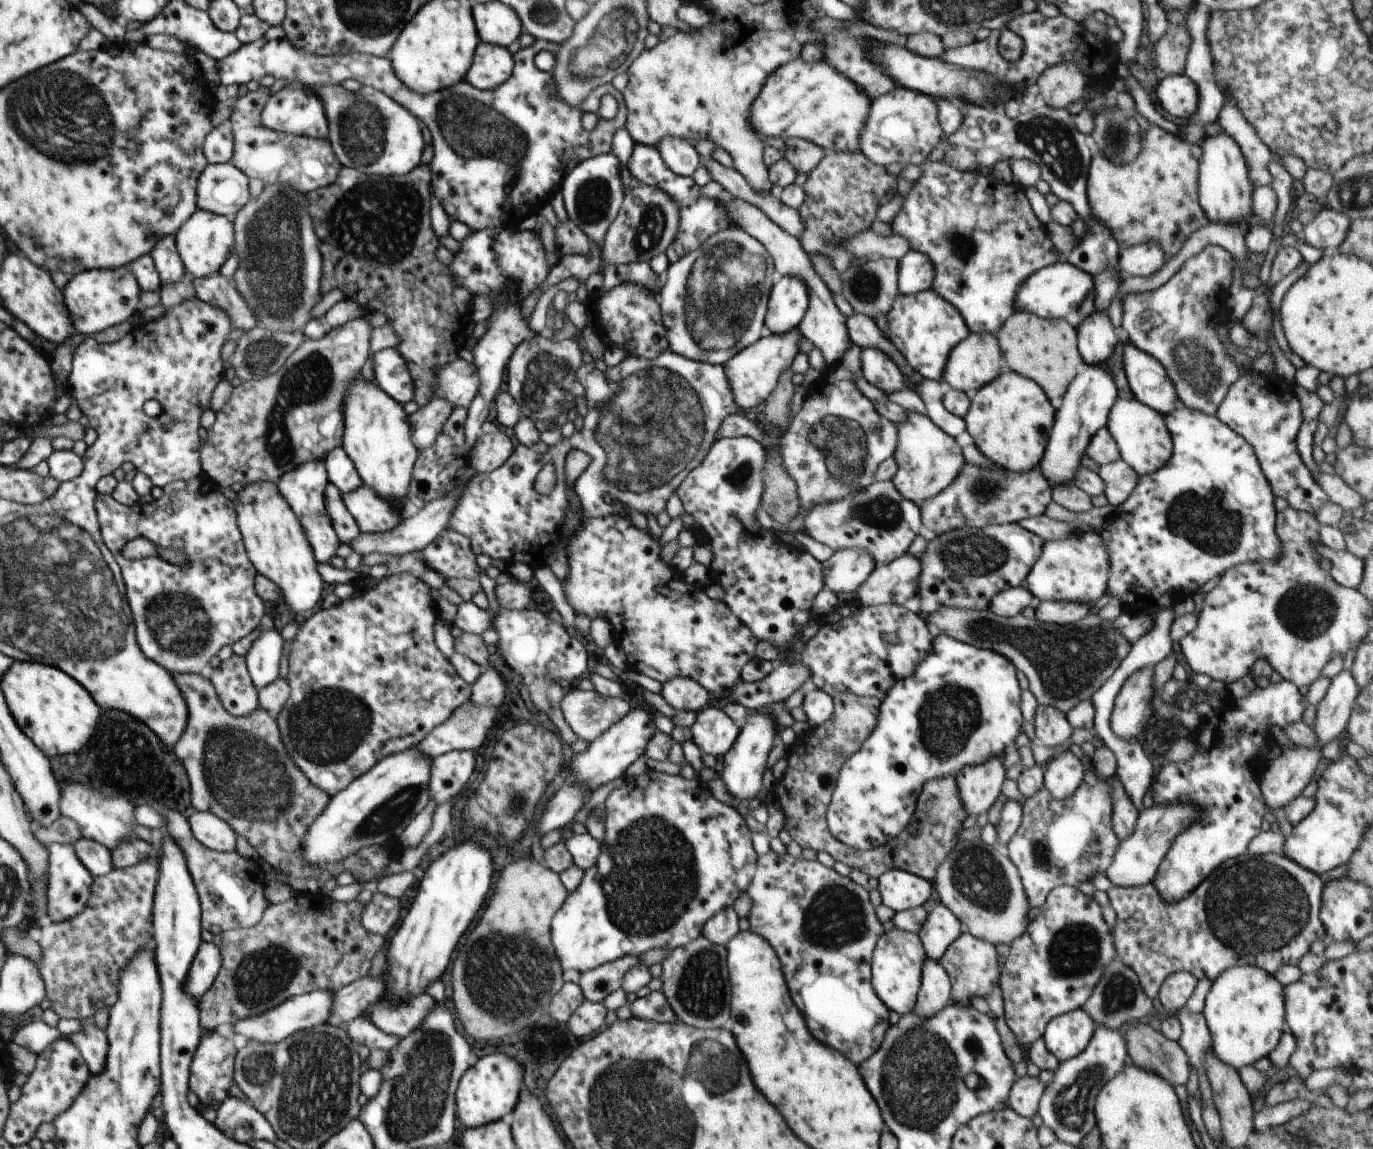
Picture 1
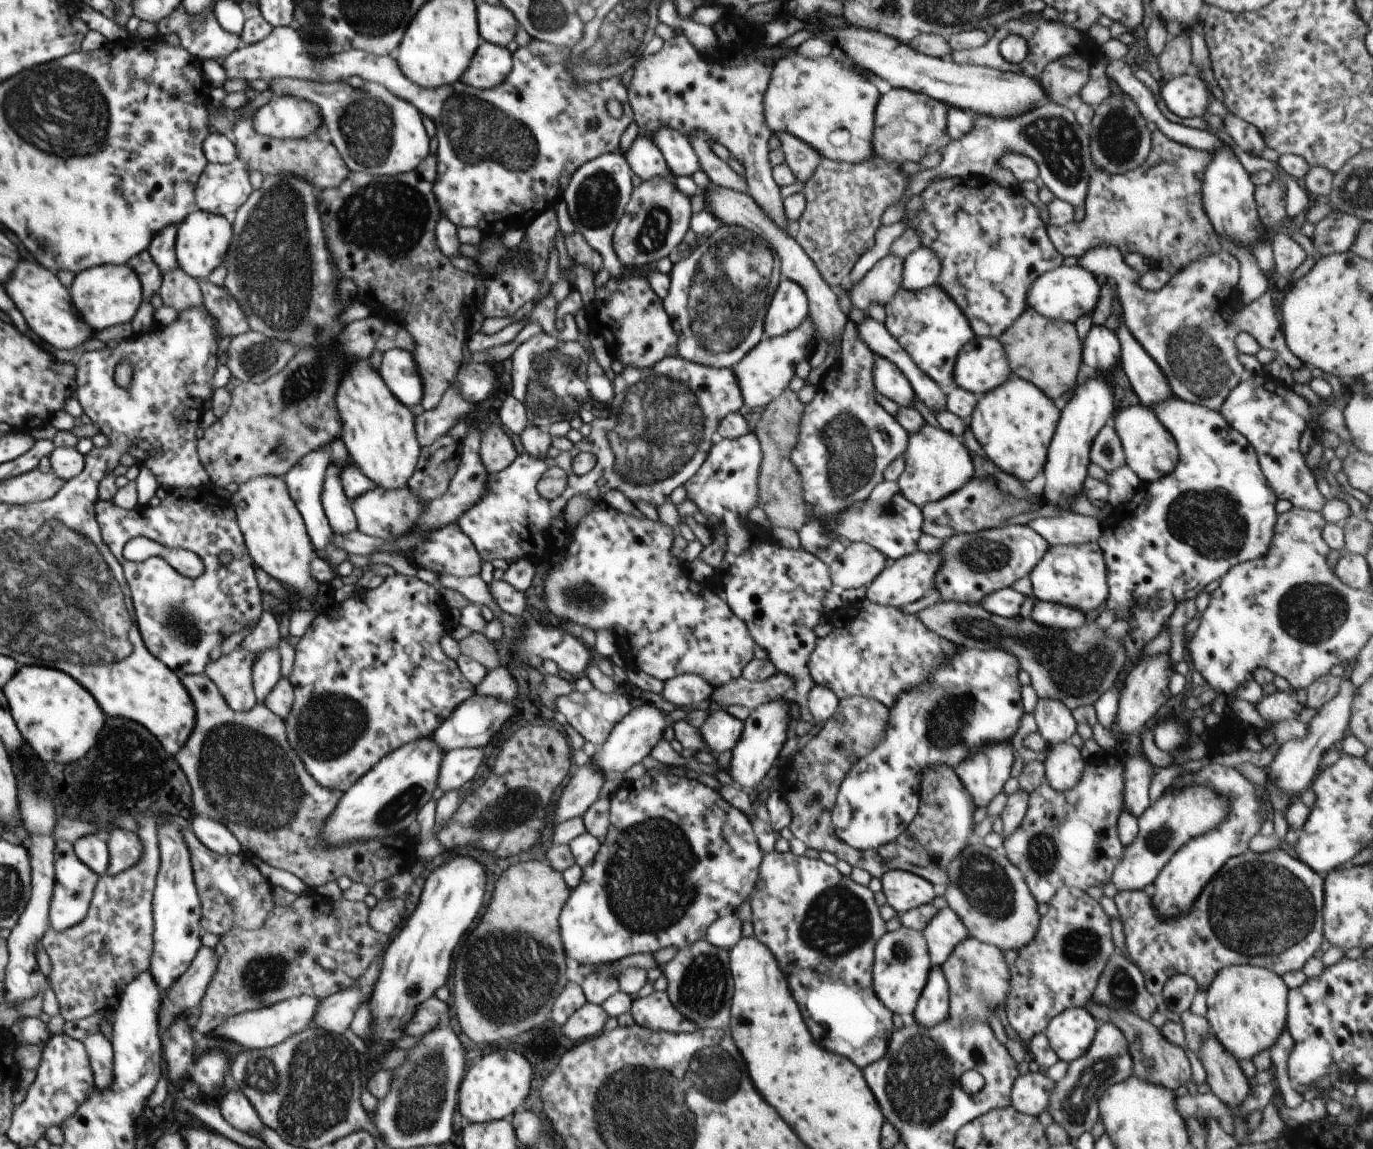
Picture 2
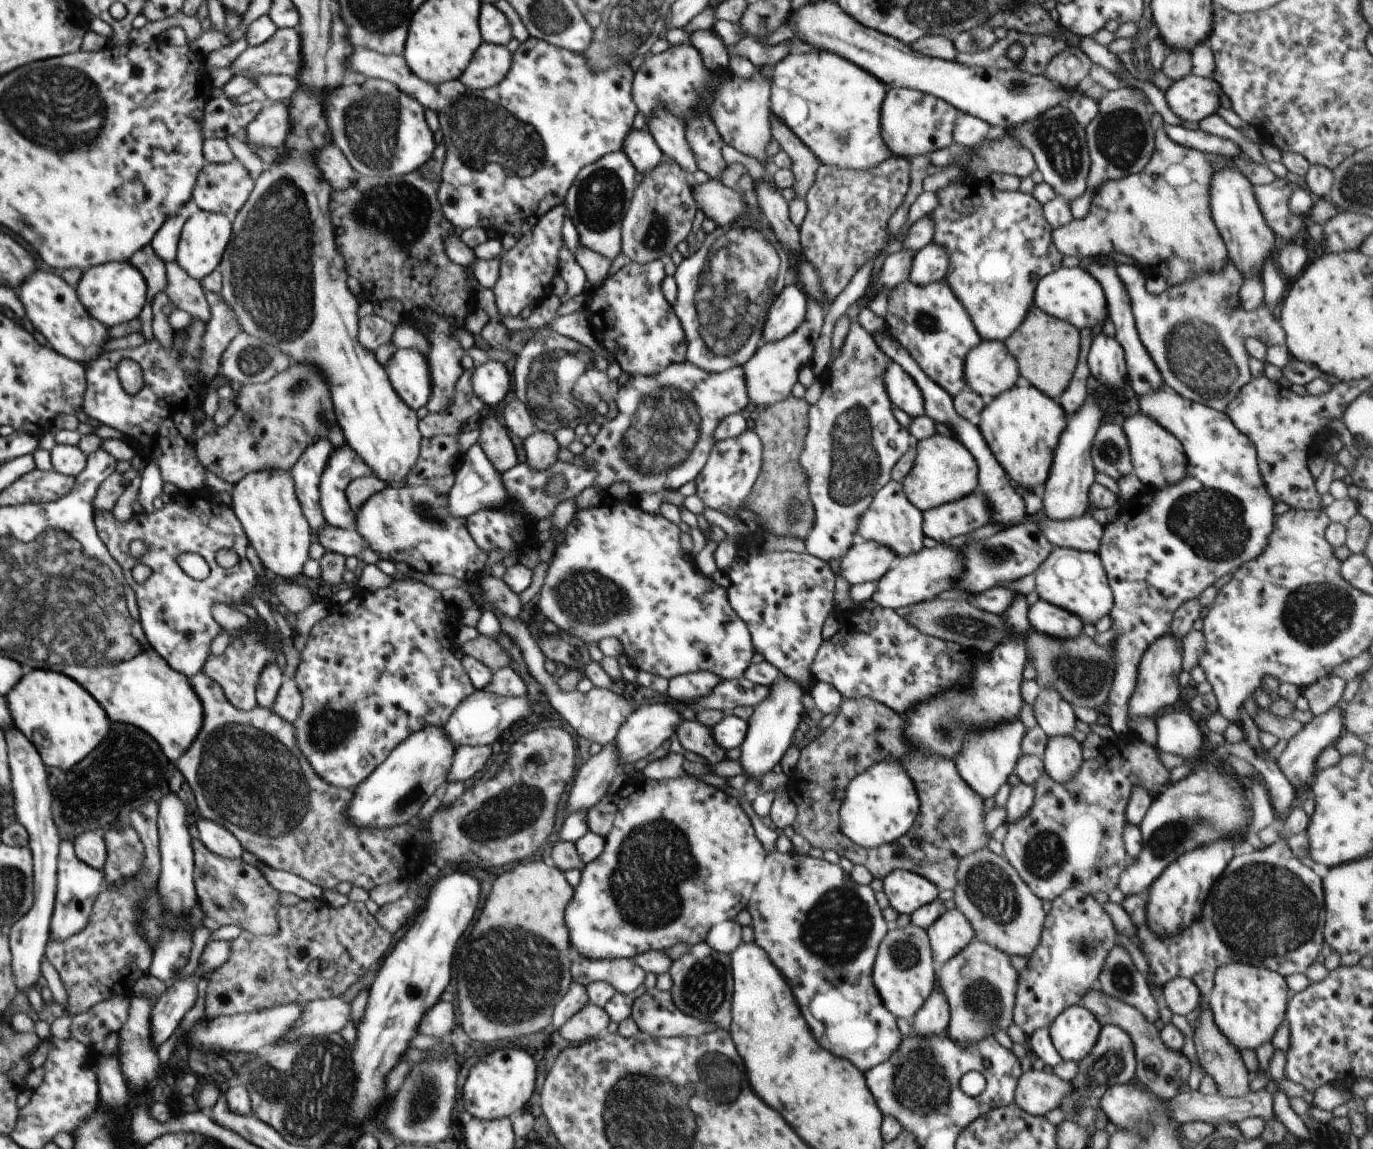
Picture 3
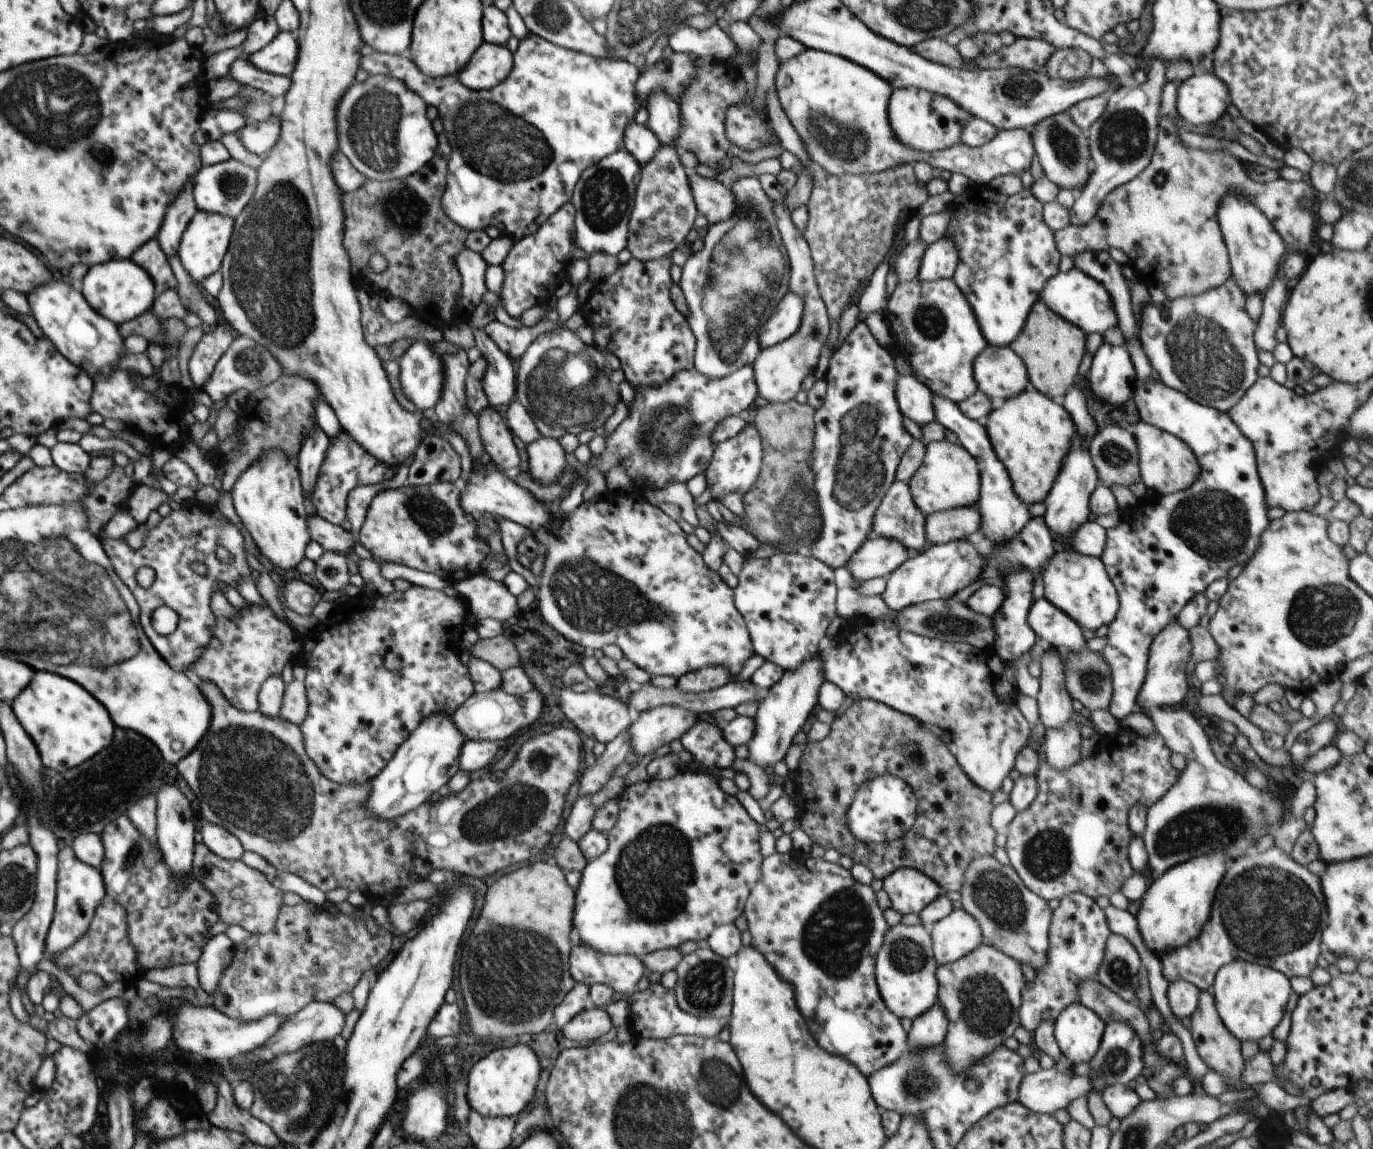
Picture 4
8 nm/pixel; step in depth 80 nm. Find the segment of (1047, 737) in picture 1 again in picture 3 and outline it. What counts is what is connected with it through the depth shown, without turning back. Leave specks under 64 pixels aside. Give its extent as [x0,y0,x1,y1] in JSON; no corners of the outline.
[1033,687,1077,738]

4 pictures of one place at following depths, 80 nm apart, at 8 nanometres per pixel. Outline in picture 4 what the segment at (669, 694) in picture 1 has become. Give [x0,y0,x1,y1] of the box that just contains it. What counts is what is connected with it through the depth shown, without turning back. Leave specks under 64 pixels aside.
[676,666,731,693]

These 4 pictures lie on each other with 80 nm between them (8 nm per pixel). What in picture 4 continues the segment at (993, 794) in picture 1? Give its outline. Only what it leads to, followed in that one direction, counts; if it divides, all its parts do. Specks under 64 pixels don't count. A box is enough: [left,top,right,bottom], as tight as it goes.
[819,614,1031,793]

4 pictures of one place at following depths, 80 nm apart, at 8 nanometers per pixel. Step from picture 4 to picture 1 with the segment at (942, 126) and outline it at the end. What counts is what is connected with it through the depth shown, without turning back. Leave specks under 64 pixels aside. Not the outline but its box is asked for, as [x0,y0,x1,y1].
[859,86,944,166]

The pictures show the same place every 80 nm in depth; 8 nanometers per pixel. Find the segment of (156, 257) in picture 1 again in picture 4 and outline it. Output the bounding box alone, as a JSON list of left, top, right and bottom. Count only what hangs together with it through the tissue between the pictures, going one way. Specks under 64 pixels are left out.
[156,181,198,257]

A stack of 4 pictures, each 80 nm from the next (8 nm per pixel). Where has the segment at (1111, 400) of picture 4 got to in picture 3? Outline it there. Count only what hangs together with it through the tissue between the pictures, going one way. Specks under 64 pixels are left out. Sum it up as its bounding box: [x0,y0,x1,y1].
[1088,332,1127,390]

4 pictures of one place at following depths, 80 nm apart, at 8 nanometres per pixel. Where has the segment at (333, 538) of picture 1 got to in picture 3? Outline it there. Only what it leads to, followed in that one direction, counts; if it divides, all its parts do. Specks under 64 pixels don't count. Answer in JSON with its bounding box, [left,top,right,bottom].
[290,437,333,538]

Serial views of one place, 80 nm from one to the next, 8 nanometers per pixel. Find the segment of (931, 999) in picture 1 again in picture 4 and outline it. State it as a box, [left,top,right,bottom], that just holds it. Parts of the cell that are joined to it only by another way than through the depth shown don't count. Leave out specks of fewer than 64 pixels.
[907,1002,947,1051]

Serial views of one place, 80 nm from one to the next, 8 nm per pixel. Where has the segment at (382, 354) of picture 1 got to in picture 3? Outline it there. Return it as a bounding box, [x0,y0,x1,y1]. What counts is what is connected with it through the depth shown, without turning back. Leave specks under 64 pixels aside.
[388,349,432,411]

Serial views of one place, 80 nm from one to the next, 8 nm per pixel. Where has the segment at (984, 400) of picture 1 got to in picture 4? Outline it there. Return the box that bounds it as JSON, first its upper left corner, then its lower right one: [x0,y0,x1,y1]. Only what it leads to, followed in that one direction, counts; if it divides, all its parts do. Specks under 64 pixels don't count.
[984,387,1078,506]

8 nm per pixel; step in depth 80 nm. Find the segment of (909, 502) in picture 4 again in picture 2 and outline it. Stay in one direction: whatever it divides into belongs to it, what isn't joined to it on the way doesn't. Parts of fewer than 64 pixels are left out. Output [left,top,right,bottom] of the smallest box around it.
[825,480,923,562]

